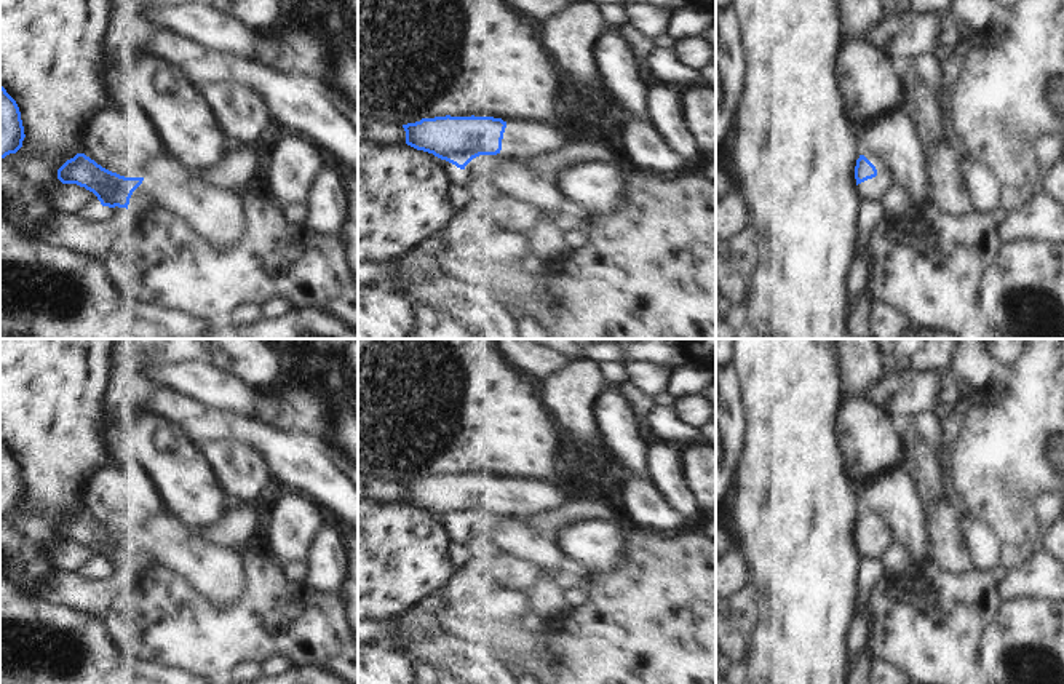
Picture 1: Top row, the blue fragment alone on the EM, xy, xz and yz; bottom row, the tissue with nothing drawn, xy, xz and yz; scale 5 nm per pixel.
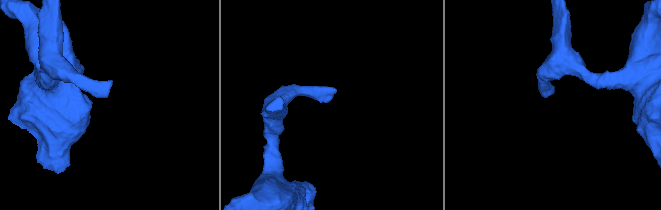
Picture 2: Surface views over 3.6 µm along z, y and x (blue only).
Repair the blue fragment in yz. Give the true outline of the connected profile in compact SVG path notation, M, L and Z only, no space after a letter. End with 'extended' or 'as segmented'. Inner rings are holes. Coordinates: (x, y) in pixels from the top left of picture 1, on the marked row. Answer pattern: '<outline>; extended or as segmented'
M864 155L856 160L855 179L858 193L871 213L877 213L901 200L898 184L880 176Z; extended

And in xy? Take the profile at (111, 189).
M77 153L58 169L58 179L93 192L102 206L129 213L150 206L173 209L217 249L241 245L248 232L244 197L195 179L168 153L152 165L147 177L120 176Z; extended

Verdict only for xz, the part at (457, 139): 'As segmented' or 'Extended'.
Extended.

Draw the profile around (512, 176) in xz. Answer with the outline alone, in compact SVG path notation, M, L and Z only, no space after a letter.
M502 153L479 155L465 169L484 181L484 190L514 195L540 206L545 213L572 208L569 197L559 190L554 179L529 169L526 160L506 160Z

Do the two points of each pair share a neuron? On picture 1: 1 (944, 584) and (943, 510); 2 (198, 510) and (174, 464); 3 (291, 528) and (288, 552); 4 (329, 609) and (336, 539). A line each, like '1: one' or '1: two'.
1: two
2: one
3: one
4: two

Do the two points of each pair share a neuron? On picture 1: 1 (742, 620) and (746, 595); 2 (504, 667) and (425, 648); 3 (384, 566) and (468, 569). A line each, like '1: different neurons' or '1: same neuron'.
1: same neuron
2: same neuron
3: different neurons

